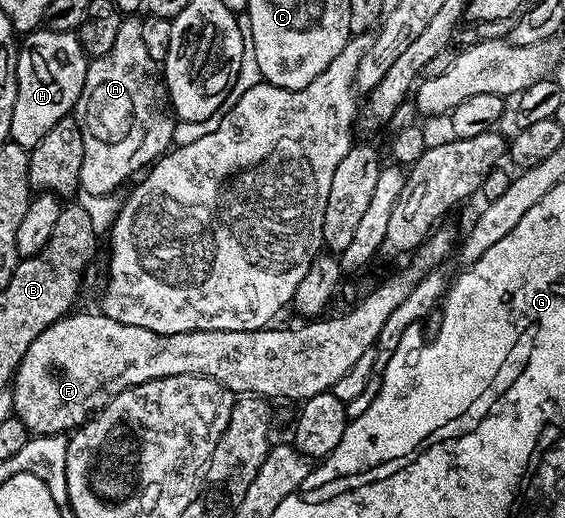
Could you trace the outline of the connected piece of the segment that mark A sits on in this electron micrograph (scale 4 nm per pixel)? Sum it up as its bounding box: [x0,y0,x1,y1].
[72,18,176,196]

